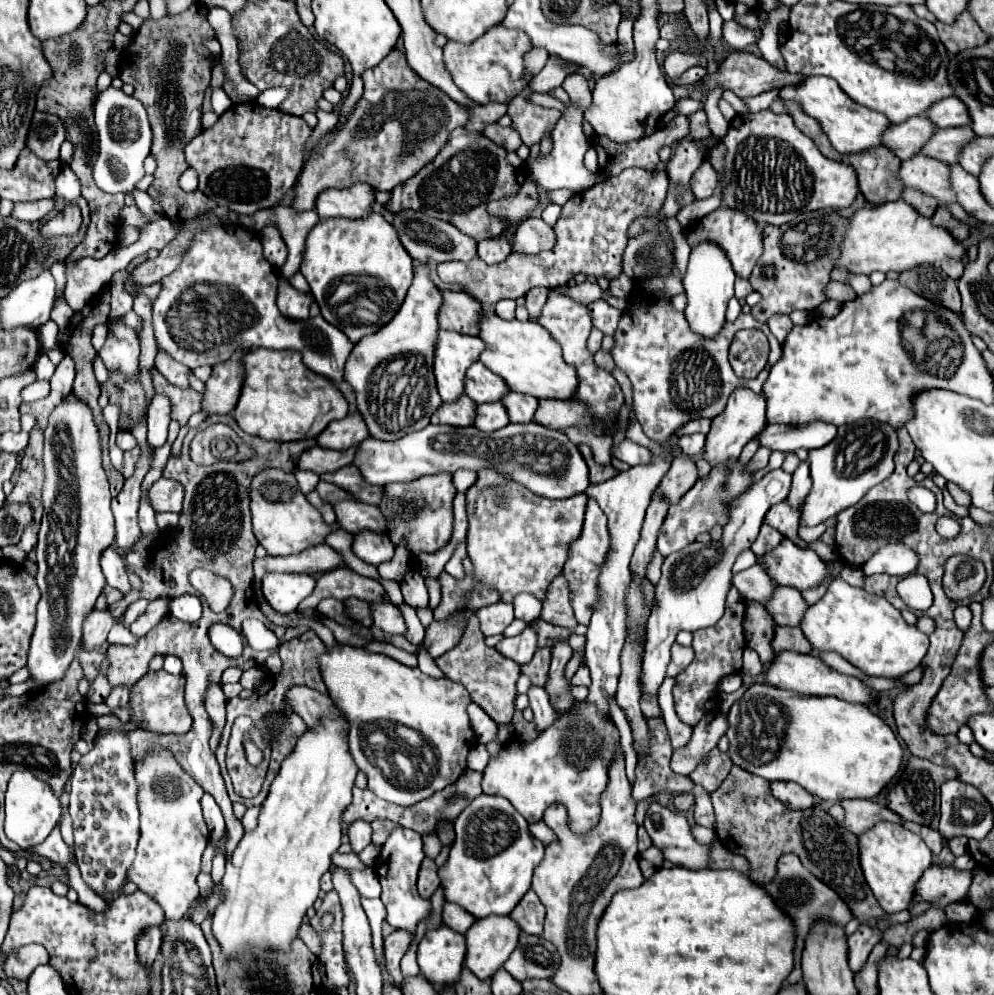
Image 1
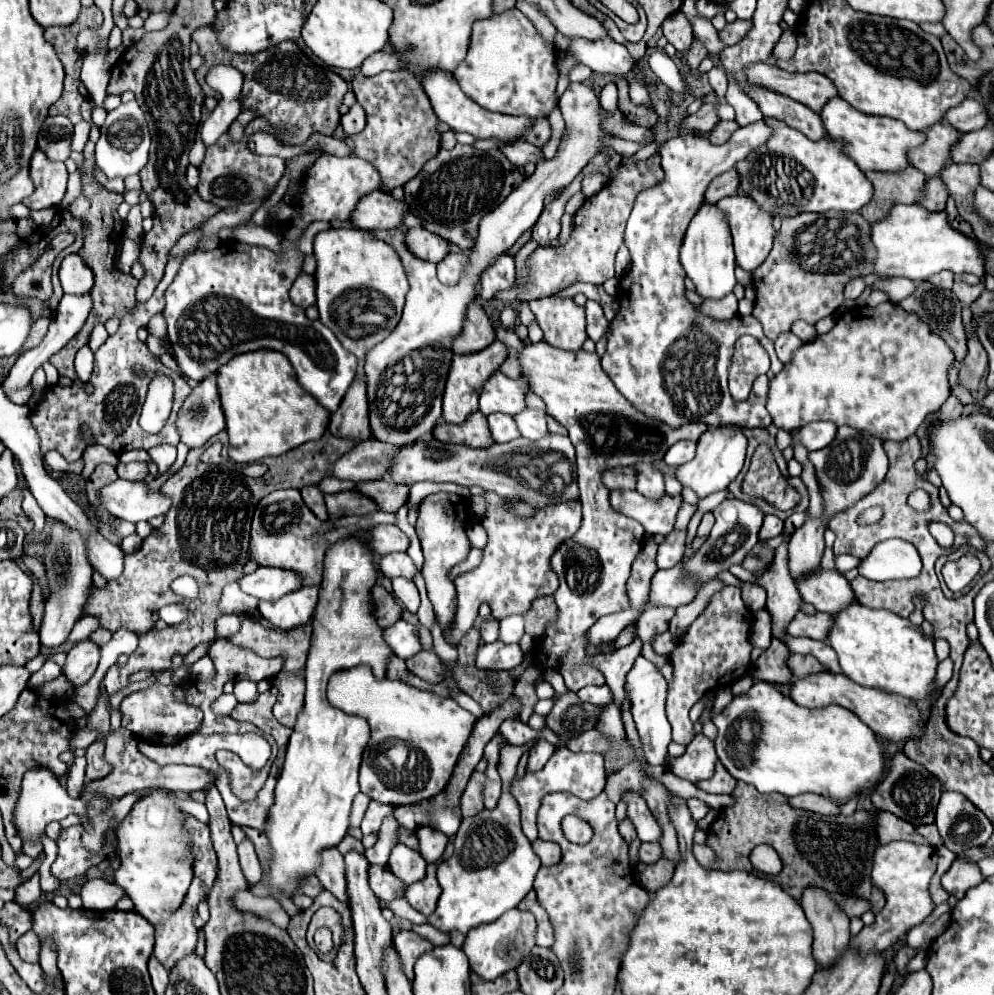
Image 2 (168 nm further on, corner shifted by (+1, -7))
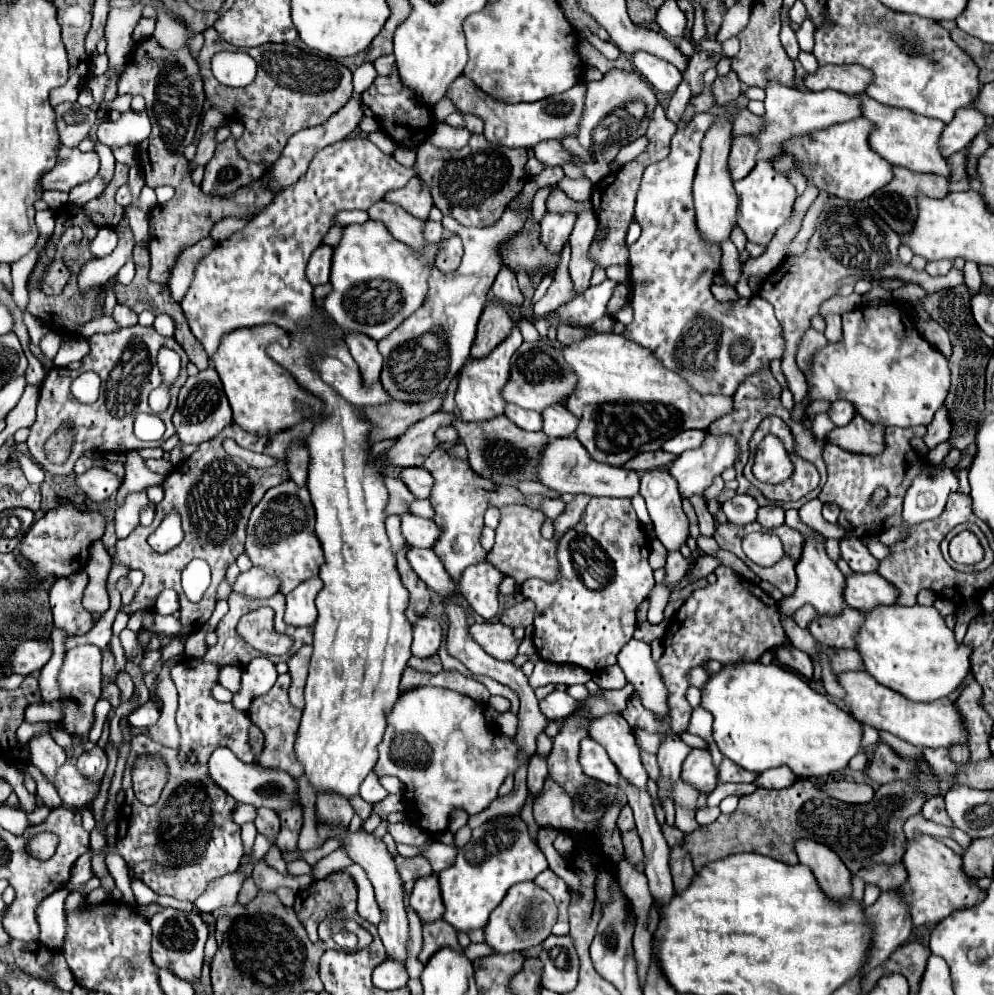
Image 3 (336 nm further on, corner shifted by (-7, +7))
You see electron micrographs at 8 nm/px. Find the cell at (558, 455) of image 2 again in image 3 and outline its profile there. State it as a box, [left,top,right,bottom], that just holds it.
[539,437,639,497]

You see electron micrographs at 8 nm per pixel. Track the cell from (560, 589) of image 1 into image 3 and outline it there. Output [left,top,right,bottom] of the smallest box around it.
[501,599,535,627]

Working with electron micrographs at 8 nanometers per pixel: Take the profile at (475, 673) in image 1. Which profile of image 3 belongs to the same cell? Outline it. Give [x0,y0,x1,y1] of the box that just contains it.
[409,655,441,675]

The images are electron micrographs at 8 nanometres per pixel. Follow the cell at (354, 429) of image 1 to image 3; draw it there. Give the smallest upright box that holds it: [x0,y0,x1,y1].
[345,333,383,383]

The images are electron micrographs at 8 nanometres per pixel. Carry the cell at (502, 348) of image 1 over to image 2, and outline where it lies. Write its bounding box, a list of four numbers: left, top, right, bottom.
[517,339,707,691]

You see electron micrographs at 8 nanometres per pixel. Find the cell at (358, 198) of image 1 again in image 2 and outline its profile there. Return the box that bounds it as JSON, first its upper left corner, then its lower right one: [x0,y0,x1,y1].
[349,191,407,231]

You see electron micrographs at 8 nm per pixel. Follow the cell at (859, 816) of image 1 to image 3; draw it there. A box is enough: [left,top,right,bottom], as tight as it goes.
[905,815,971,851]

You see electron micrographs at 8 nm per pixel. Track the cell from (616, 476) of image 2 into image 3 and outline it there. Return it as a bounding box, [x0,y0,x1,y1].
[625,451,677,471]

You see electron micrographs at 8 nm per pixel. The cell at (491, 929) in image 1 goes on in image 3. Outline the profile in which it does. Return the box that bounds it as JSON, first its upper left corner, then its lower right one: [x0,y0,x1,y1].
[485,883,557,953]

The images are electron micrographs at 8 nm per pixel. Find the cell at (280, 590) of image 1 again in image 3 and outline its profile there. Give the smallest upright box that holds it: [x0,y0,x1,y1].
[285,577,323,627]

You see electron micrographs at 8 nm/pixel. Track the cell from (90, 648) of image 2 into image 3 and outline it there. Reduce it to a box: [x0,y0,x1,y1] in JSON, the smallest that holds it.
[57,645,101,737]

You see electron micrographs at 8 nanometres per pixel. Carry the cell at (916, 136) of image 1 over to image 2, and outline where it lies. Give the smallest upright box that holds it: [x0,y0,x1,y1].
[909,123,959,177]

